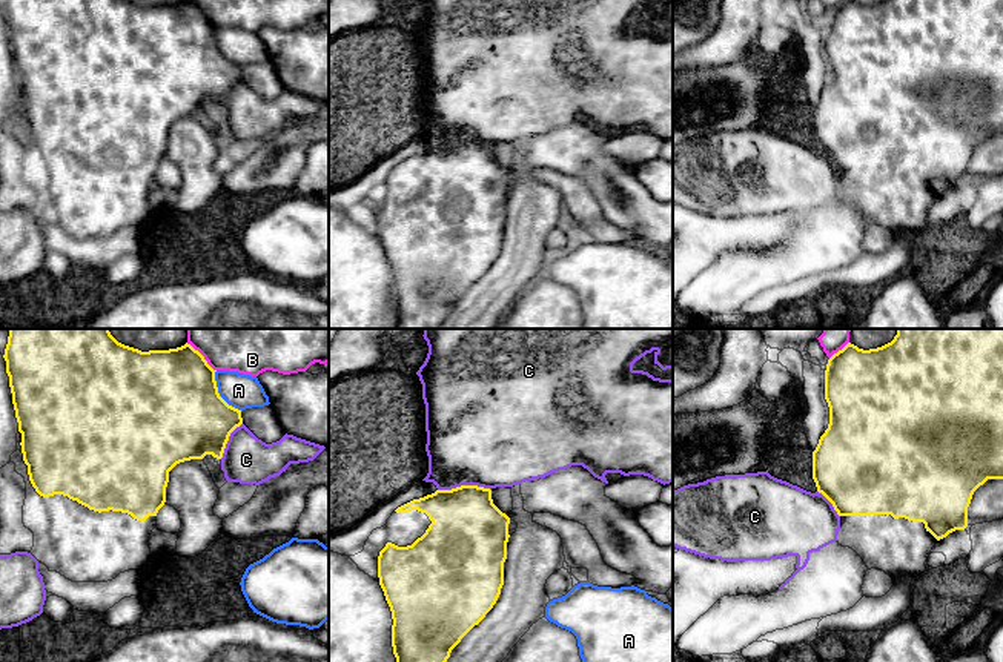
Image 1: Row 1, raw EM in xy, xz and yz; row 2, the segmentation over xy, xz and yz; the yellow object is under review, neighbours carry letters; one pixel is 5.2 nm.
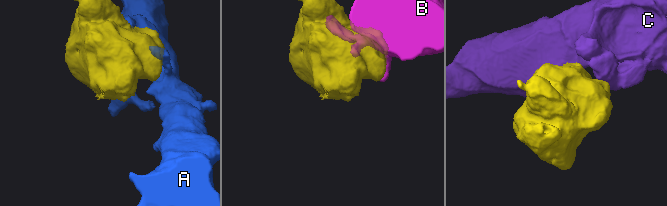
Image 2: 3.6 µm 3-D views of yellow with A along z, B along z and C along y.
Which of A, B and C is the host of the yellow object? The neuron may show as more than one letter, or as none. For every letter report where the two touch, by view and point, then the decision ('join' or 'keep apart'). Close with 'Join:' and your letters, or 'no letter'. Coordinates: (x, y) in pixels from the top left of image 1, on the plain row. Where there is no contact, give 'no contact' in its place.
A: xy (218, 49) | keep apart
B: xy (203, 13) | keep apart
C: xz (464, 142) | keep apart
Join: no letter

